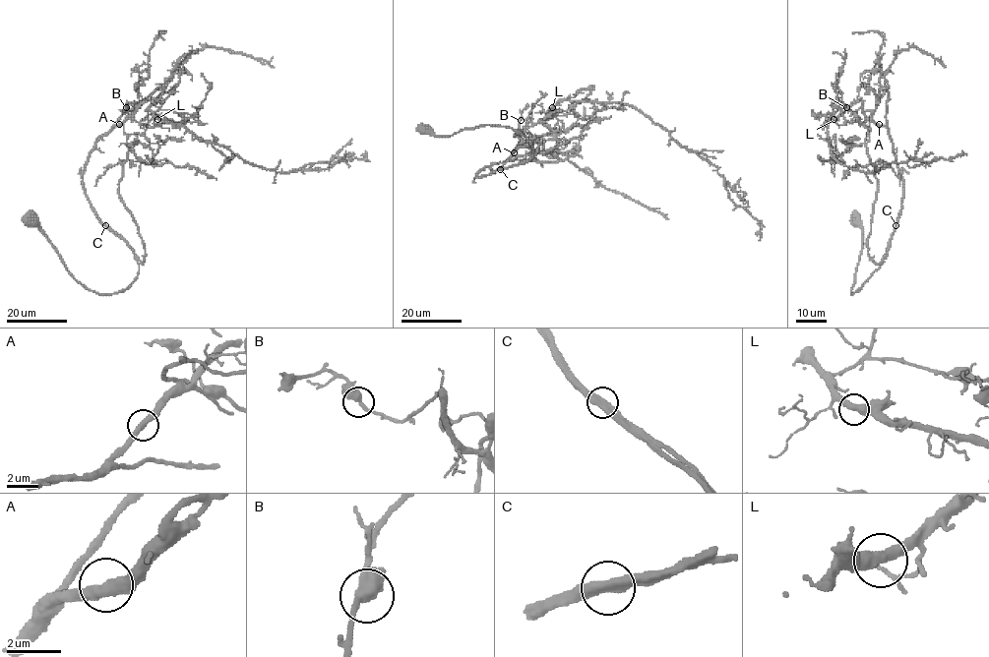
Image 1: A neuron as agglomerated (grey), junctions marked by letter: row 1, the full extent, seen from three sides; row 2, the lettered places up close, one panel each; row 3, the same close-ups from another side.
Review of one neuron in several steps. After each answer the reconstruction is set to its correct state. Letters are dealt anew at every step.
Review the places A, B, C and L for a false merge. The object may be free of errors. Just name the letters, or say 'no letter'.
no letter

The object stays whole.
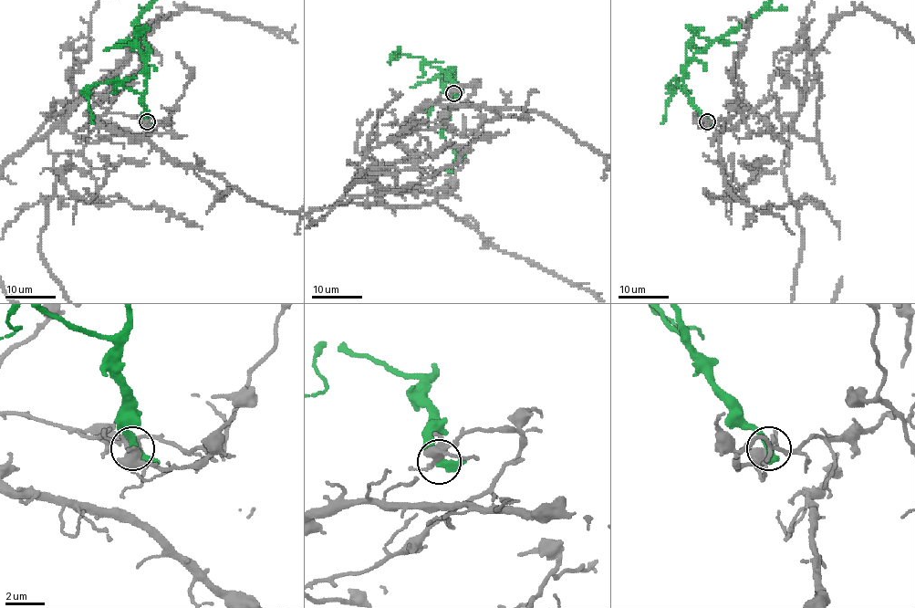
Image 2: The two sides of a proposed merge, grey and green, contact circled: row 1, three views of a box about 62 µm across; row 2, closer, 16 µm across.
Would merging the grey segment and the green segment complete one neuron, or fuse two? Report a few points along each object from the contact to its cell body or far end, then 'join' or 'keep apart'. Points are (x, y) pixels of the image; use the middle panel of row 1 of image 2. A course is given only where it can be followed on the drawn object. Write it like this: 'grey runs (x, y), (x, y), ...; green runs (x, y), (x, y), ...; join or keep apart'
keep apart

